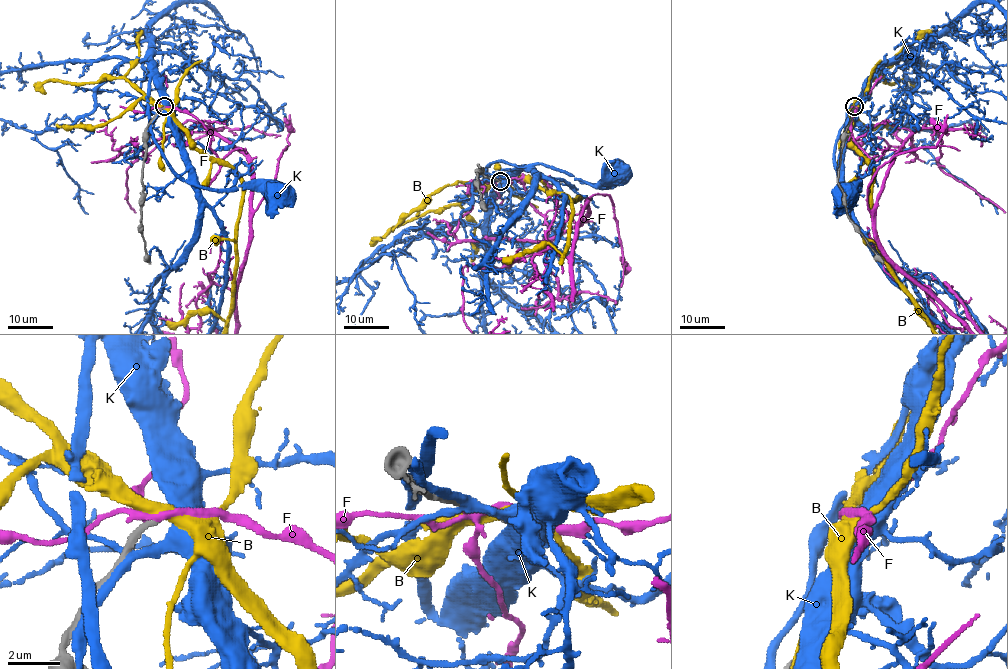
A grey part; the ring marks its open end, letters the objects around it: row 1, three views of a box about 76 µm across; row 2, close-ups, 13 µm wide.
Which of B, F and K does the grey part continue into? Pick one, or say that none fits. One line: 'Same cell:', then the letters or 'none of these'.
Same cell: none of these

